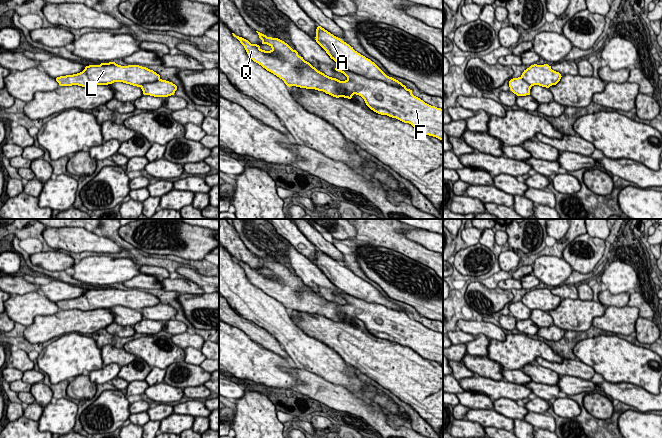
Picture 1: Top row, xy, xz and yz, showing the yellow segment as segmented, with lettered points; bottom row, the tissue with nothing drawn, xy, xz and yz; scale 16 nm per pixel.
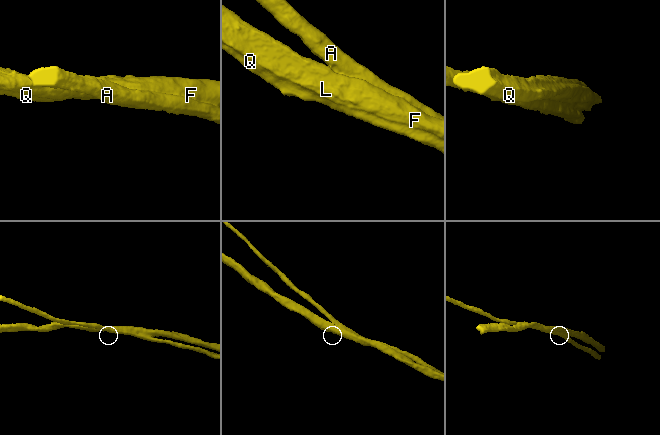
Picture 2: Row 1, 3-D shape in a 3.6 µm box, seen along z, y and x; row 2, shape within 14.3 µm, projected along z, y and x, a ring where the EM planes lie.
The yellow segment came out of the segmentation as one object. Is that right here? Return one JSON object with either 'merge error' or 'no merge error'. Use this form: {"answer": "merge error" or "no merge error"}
{"answer": "merge error"}

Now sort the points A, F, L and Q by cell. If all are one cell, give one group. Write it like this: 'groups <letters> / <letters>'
groups A / F L Q

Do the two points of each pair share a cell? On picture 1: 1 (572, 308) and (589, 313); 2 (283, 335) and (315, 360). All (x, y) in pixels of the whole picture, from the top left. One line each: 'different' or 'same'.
1: same
2: same

